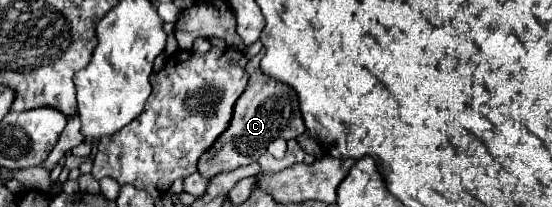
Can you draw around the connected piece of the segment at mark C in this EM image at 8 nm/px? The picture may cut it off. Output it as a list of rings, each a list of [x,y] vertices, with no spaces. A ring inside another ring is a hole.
[[[260,51],[246,65],[250,81],[248,81],[244,95],[236,101],[230,127],[218,137],[218,141],[198,161],[198,173],[204,179],[212,179],[214,175],[218,175],[222,171],[232,171],[242,165],[250,165],[266,151],[266,147],[274,139],[282,137],[288,141],[288,139],[296,139],[298,135],[302,135],[306,131],[304,119],[300,115],[296,91],[290,85],[284,85],[260,71],[262,55],[264,53]]]

